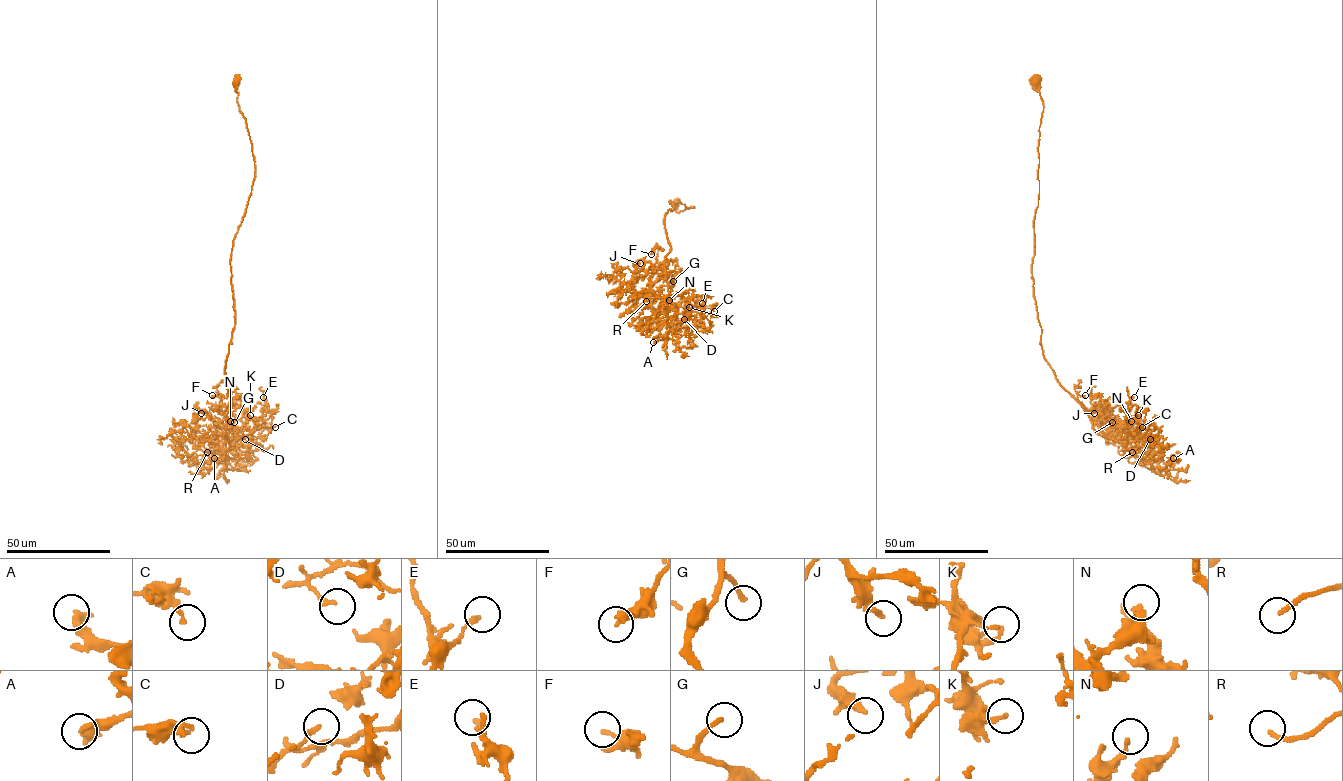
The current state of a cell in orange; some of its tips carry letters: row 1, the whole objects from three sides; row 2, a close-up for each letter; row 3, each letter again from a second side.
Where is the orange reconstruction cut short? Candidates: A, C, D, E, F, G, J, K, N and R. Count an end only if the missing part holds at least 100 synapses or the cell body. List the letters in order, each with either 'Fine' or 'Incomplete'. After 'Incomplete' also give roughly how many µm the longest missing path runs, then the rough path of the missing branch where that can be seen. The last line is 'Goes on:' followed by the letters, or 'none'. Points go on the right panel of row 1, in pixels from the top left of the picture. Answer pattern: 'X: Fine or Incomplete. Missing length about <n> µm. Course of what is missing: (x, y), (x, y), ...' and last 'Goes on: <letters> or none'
A: Fine
C: Fine
D: Fine
E: Fine
F: Fine
G: Incomplete. Missing length about 15 µm. Course of what is missing: (1112, 422), (1117, 415), (1123, 418), (1127, 412)
J: Fine
K: Fine
N: Fine
R: Incomplete. Missing length about 15 µm. Course of what is missing: (1132, 452), (1144, 448), (1145, 457)
Goes on: G, R

